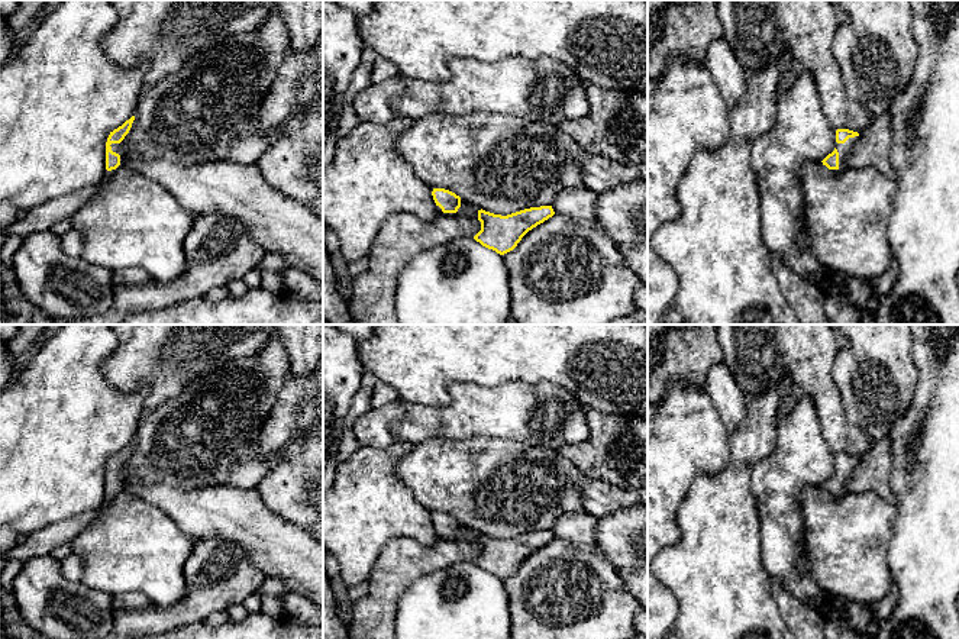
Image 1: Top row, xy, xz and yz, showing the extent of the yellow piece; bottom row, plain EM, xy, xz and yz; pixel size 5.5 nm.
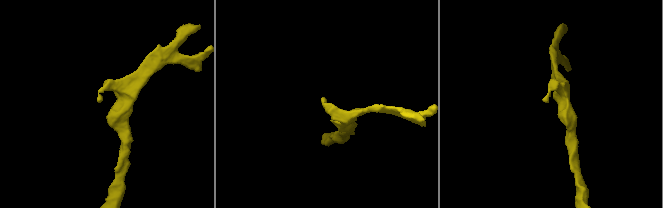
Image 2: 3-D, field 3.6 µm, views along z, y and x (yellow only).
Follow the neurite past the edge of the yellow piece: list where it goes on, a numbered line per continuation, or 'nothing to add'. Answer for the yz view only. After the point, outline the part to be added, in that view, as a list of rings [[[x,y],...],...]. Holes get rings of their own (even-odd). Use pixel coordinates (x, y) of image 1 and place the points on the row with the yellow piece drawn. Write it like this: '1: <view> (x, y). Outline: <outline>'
1: yz (843, 149). Outline: [[[859,136],[849,138],[845,143],[836,142],[836,149],[839,152],[839,170],[846,168],[845,158],[847,156],[849,151],[852,149],[852,145],[859,139]]]

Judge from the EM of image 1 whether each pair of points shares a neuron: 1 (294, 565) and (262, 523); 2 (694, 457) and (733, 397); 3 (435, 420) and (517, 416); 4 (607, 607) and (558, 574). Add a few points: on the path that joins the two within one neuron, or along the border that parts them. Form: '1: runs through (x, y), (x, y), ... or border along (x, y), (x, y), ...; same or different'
1: runs through (286, 555), (264, 533); same
2: border along (704, 389), (730, 433); different
3: runs through (455, 420), (464, 416), (497, 416); same
4: runs through (596, 607), (591, 607), (570, 586); same

